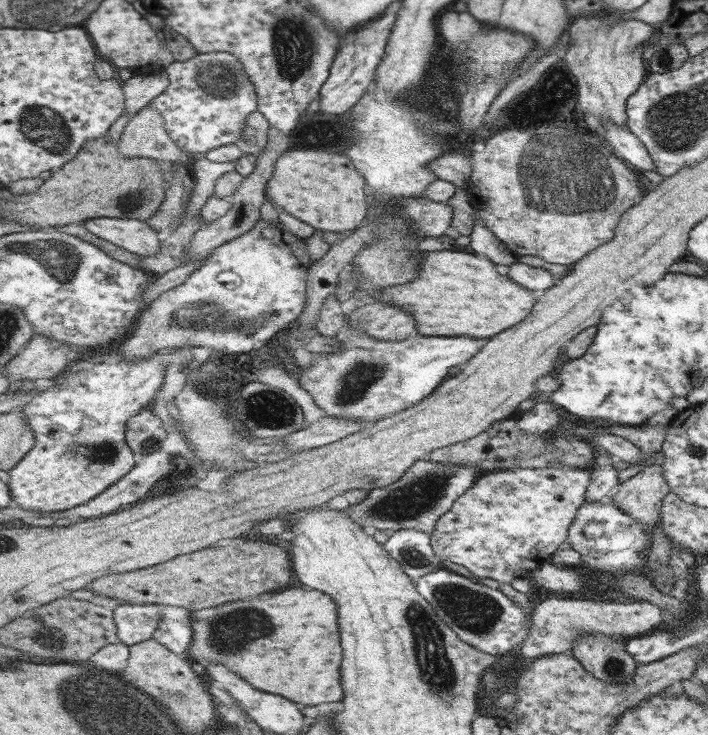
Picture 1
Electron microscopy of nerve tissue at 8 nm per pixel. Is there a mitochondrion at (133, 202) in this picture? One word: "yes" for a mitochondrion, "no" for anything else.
yes

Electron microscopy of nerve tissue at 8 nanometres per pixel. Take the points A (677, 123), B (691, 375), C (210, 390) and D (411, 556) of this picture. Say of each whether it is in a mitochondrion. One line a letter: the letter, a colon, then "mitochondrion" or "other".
A: mitochondrion
B: other
C: mitochondrion
D: mitochondrion

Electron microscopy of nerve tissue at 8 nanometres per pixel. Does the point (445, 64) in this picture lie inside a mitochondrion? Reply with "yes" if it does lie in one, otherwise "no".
no

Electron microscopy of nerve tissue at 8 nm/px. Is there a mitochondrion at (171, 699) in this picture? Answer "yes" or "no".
yes

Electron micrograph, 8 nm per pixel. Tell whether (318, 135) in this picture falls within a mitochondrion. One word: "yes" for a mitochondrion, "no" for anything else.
yes

